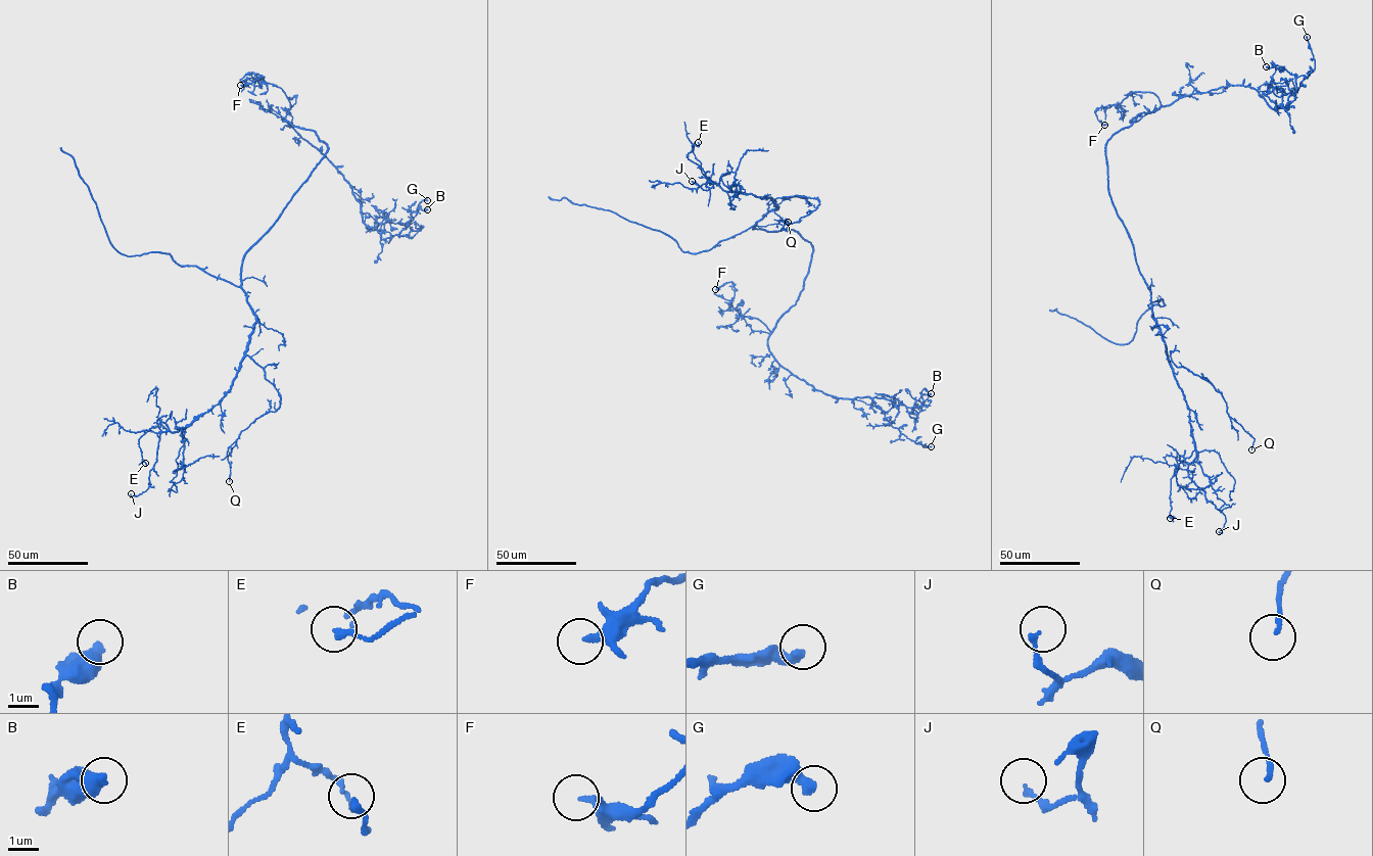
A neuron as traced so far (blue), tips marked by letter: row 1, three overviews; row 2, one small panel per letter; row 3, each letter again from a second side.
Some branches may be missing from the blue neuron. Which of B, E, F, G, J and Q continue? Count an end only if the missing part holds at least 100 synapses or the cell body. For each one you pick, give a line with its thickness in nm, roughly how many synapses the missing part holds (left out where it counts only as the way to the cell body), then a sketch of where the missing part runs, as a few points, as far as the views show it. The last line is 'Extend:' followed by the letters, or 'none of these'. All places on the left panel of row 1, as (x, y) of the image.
Extend: none of these

